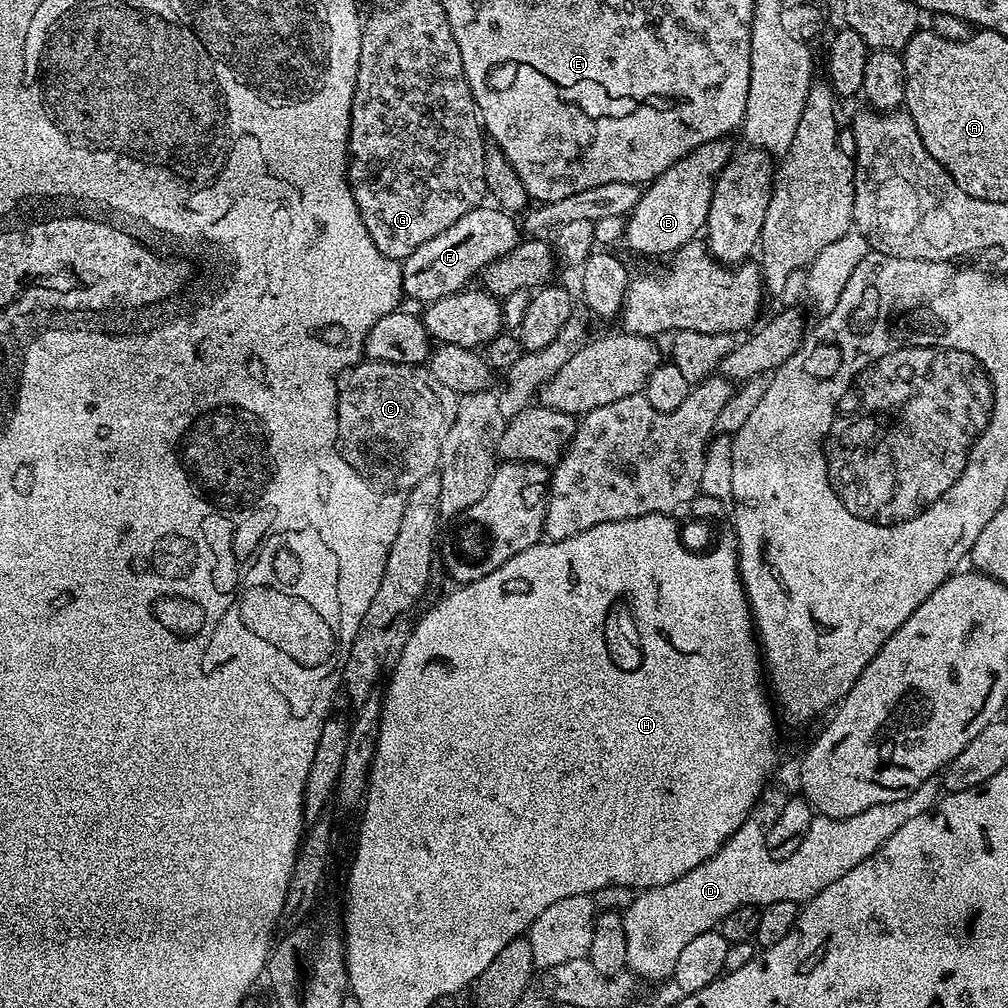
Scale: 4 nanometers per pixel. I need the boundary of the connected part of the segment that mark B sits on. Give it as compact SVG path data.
M727 139L706 142L651 181L641 191L638 202L626 217L623 243L629 244L640 256L668 258L686 246L686 242L697 239L708 223L716 176L730 159L728 143Z

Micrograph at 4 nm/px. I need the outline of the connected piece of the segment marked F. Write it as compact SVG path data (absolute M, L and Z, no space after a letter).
M481 204L472 211L468 211L458 218L452 226L448 226L440 234L434 234L430 242L422 242L412 254L406 257L399 265L399 287L404 296L409 296L420 301L421 305L427 306L433 304L438 298L445 297L448 294L463 291L471 278L475 279L486 265L496 261L498 257L505 256L520 241L519 225L514 224L515 217L504 209L493 205Z

